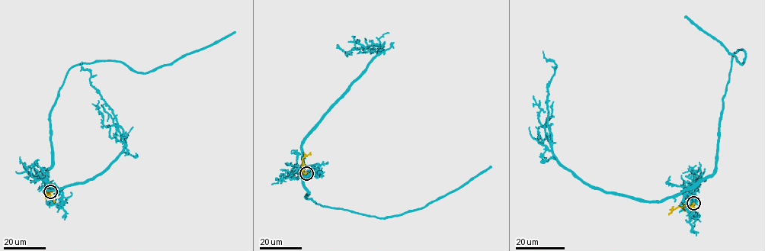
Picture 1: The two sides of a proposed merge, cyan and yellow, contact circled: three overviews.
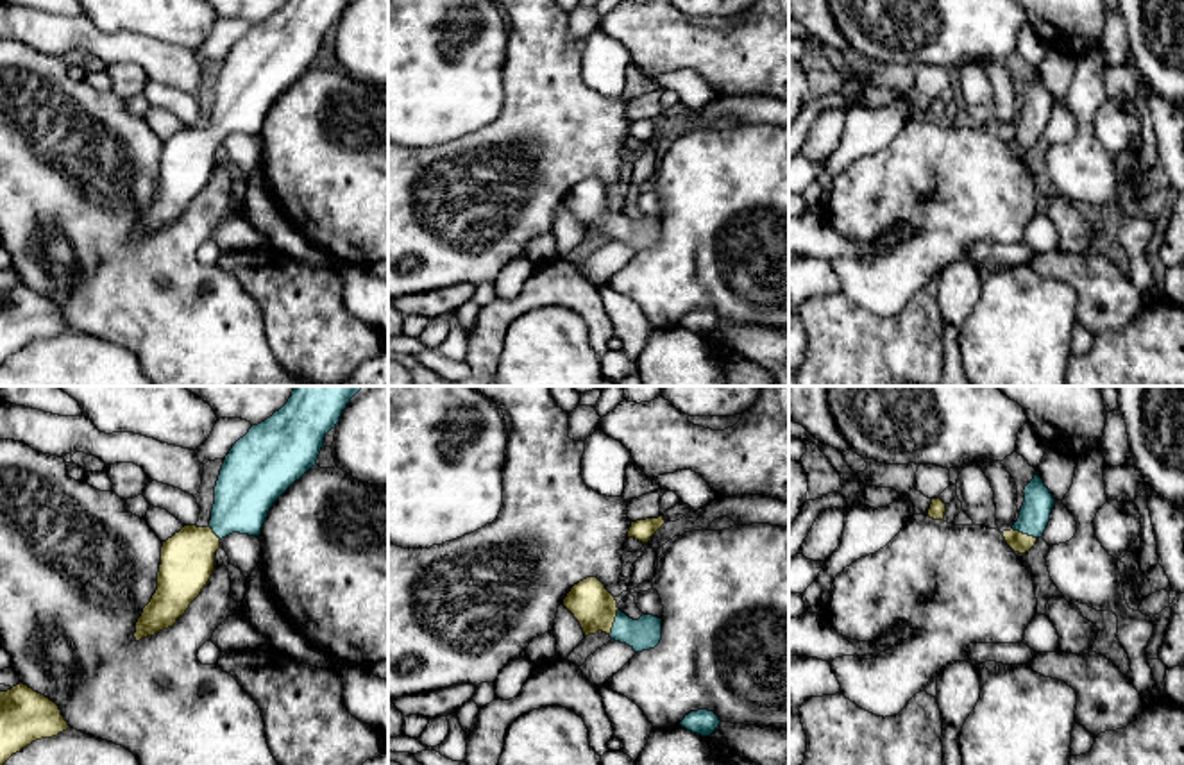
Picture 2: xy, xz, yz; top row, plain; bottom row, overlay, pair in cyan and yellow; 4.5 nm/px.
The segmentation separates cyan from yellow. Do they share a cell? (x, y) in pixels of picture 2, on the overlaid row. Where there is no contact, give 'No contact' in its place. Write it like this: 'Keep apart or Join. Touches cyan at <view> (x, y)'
Join. Touches cyan at xz (616, 621)

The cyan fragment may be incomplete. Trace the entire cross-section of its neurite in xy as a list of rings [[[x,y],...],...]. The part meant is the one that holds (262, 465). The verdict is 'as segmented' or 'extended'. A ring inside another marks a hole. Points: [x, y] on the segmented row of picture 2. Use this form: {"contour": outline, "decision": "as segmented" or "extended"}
{"contour": [[[295,386],[279,411],[233,445],[215,486],[209,525],[184,525],[163,542],[157,590],[136,622],[136,642],[186,613],[211,579],[222,538],[261,534],[274,502],[317,465],[326,434],[359,390]]], "decision": "extended"}

